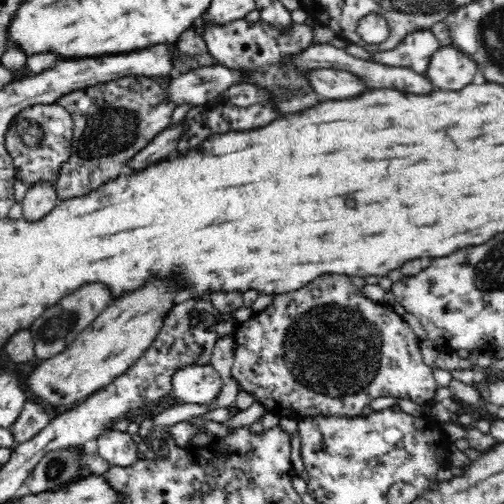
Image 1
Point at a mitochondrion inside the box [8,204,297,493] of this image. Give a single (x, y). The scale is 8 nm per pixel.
(61, 324)

